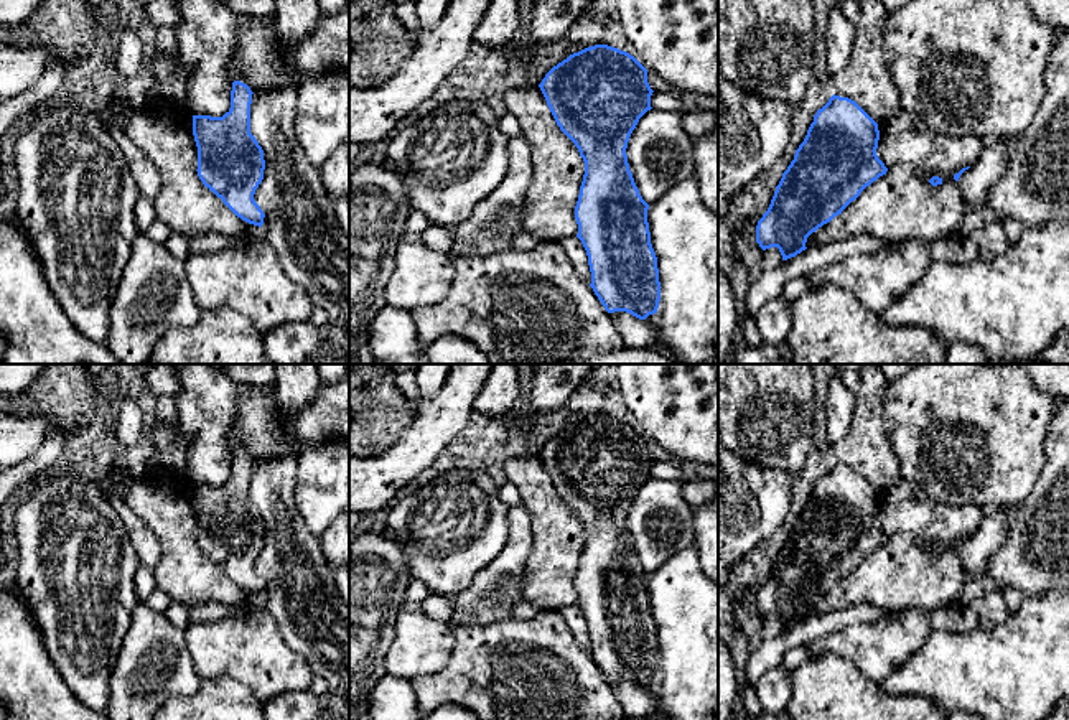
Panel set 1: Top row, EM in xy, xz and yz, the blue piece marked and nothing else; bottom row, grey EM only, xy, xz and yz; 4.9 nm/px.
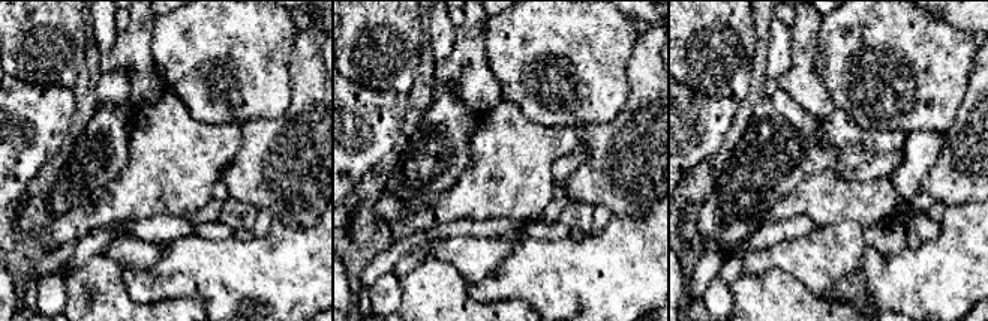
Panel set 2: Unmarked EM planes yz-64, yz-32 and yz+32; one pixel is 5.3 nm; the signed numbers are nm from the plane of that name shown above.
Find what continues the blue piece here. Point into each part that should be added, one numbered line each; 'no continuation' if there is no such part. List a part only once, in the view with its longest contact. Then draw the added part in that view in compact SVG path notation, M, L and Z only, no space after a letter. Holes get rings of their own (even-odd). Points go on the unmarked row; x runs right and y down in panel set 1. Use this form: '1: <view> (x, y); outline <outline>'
no continuation

